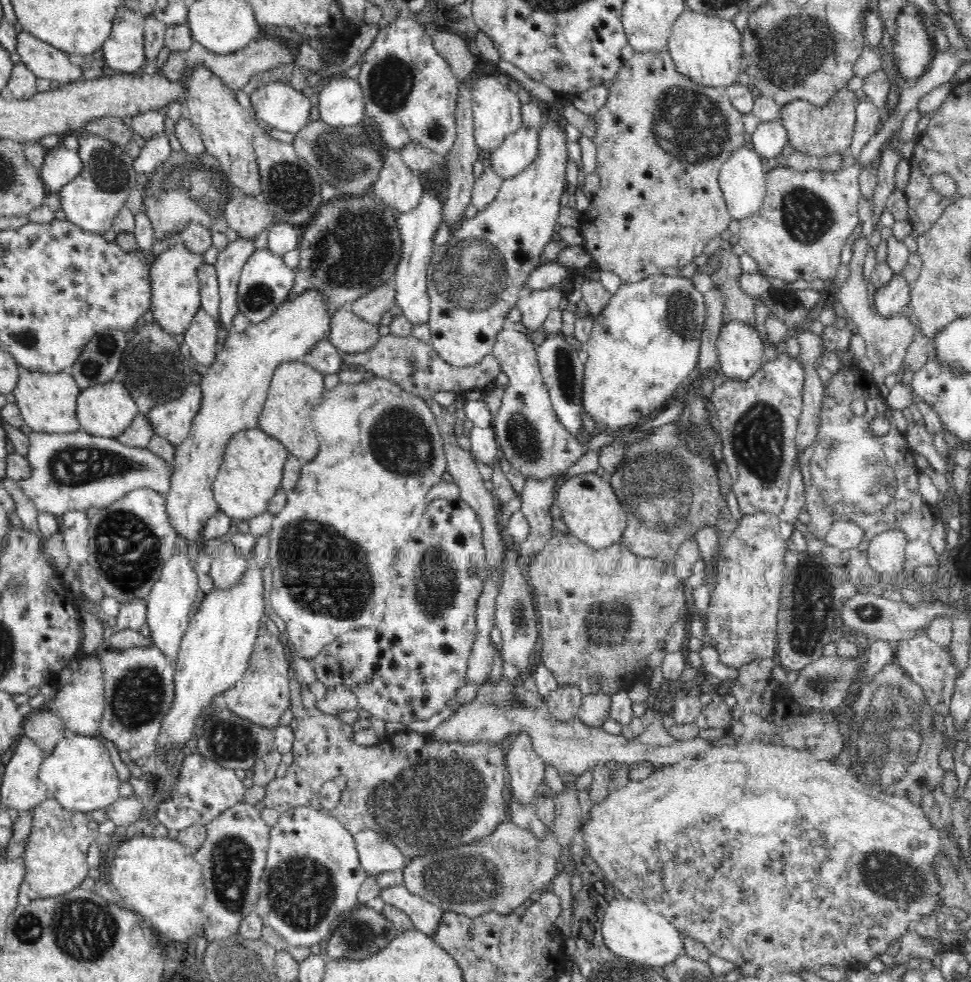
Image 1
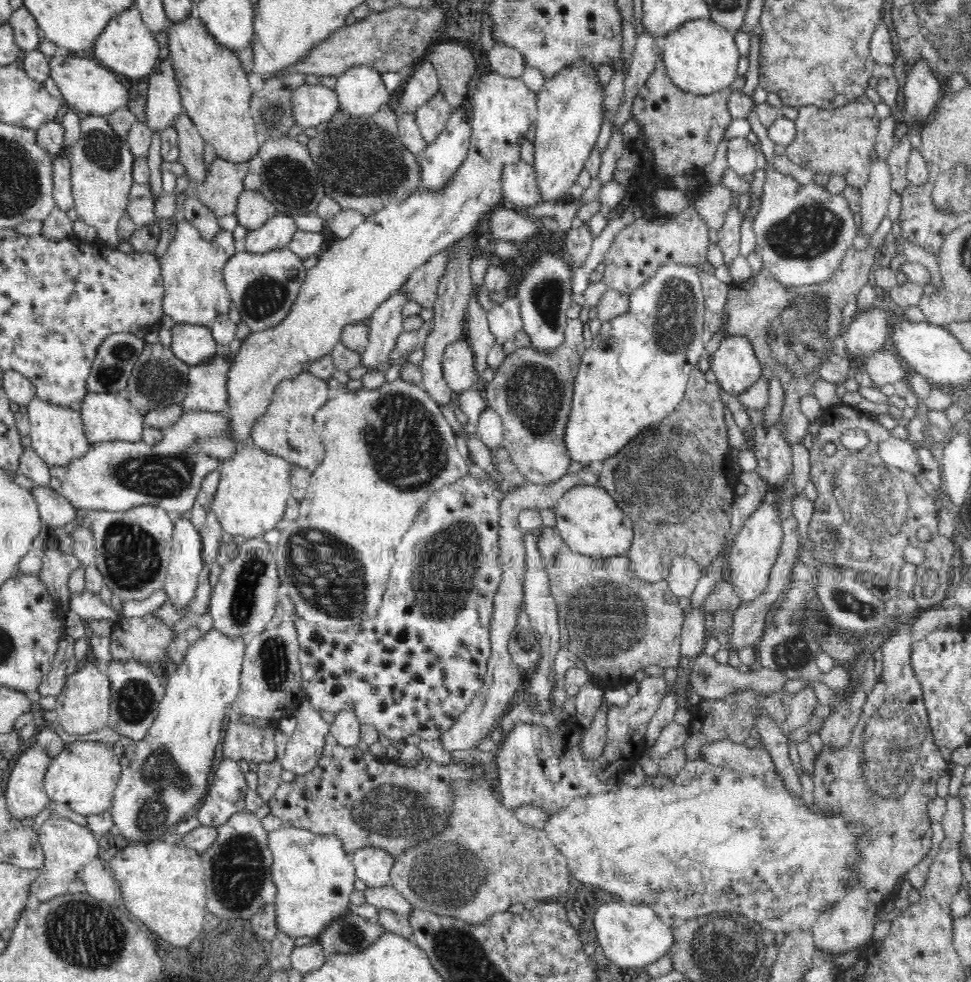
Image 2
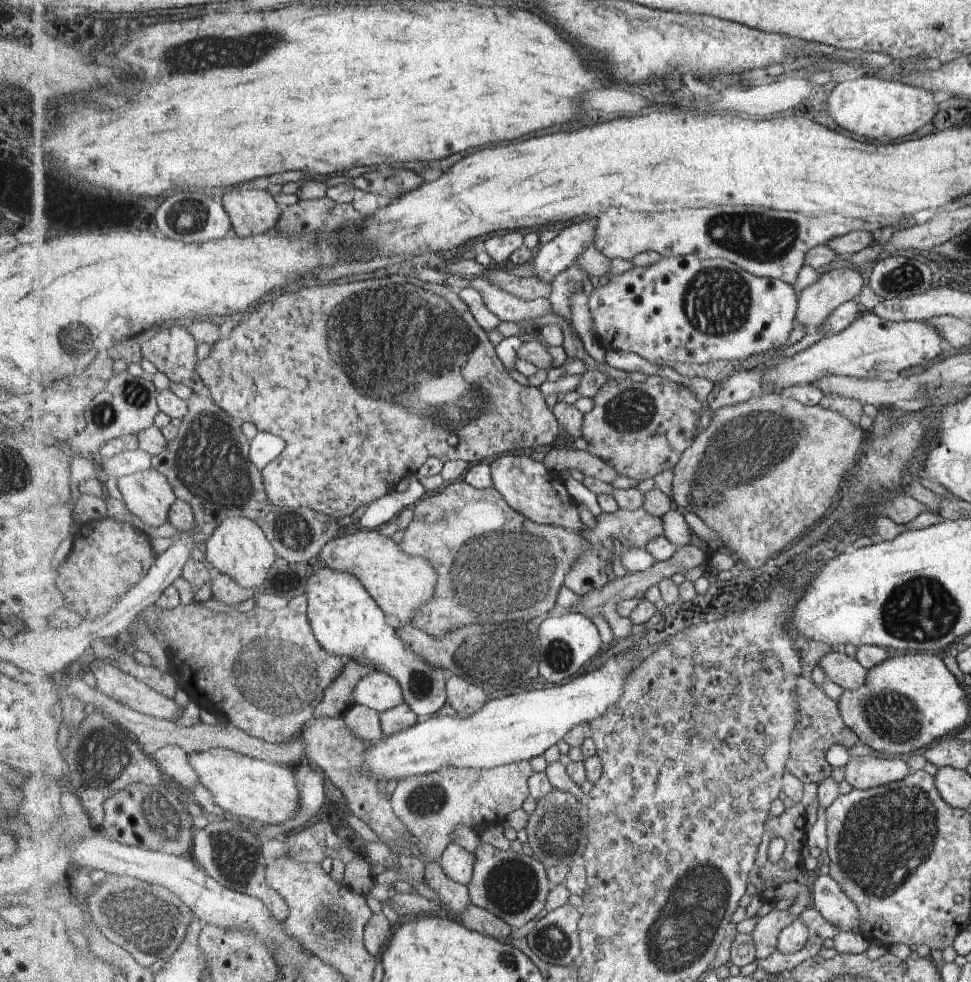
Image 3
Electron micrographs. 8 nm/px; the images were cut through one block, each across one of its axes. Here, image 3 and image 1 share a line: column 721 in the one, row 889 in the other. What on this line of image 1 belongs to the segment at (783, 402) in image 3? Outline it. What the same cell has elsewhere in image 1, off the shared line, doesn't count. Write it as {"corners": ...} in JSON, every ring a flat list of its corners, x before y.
{"corners":[[511,821,498,826,493,834,478,839,478,842,467,843,466,846,452,847,440,852,434,852,422,857,414,857,407,861,403,870,403,884,414,894,428,899,444,911,464,914,468,917,486,914,494,911,499,915,507,915,522,904,530,902,530,894,549,888,552,881,559,873,558,856,563,853,558,847,558,841,552,833,552,828,547,829,547,836,542,840,520,829]]}

